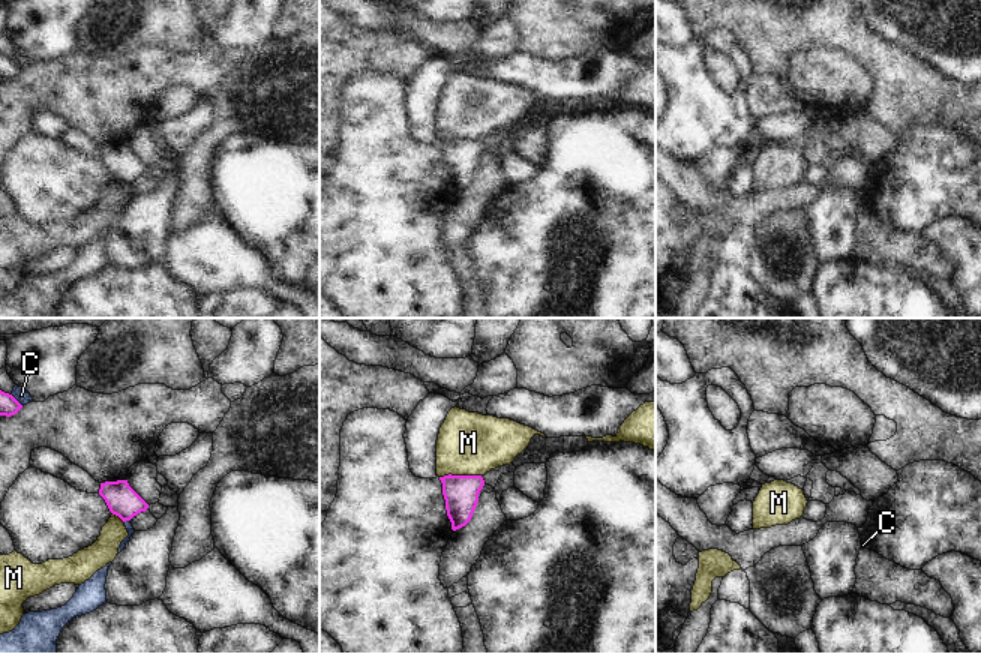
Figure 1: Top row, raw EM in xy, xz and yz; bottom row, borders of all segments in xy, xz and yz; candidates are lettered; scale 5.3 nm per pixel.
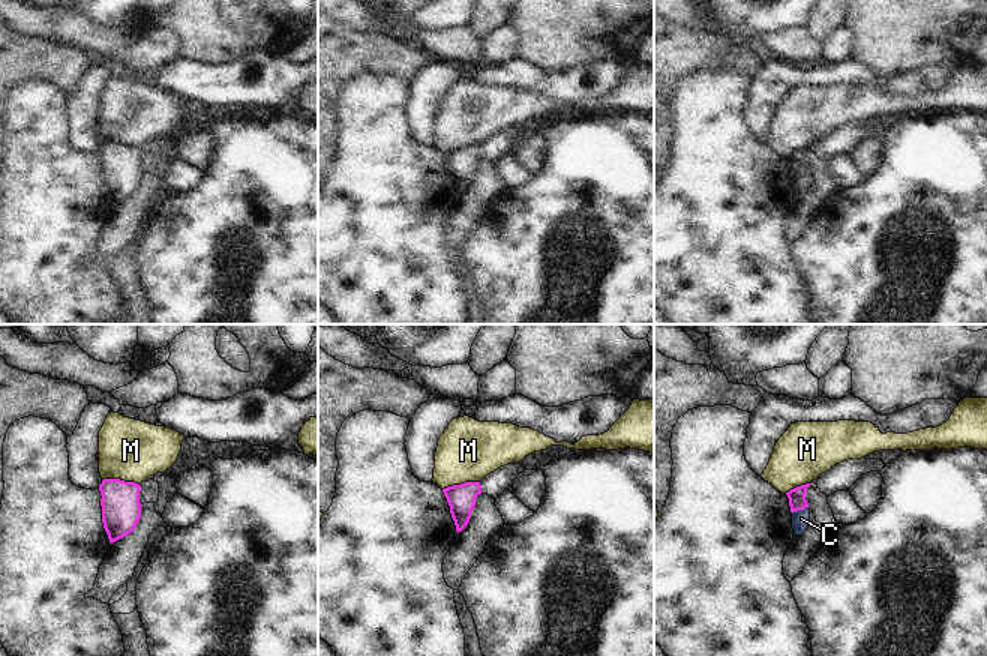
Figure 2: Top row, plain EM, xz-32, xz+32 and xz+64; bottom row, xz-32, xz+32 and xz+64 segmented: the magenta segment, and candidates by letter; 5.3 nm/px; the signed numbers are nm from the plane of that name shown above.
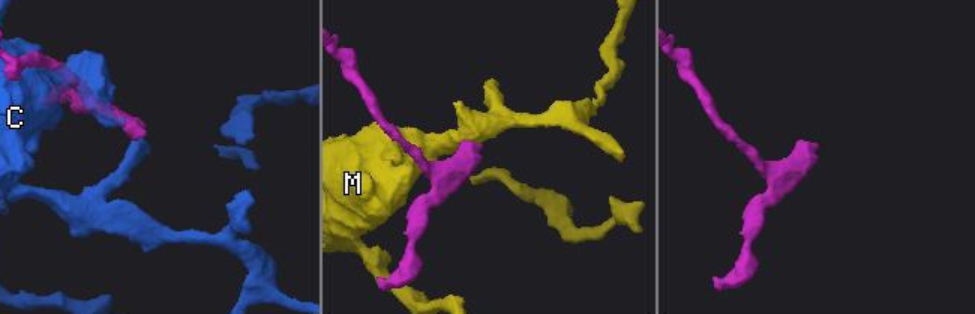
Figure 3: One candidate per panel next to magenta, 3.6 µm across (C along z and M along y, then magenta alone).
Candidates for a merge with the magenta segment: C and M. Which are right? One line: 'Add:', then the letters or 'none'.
Add: none.

